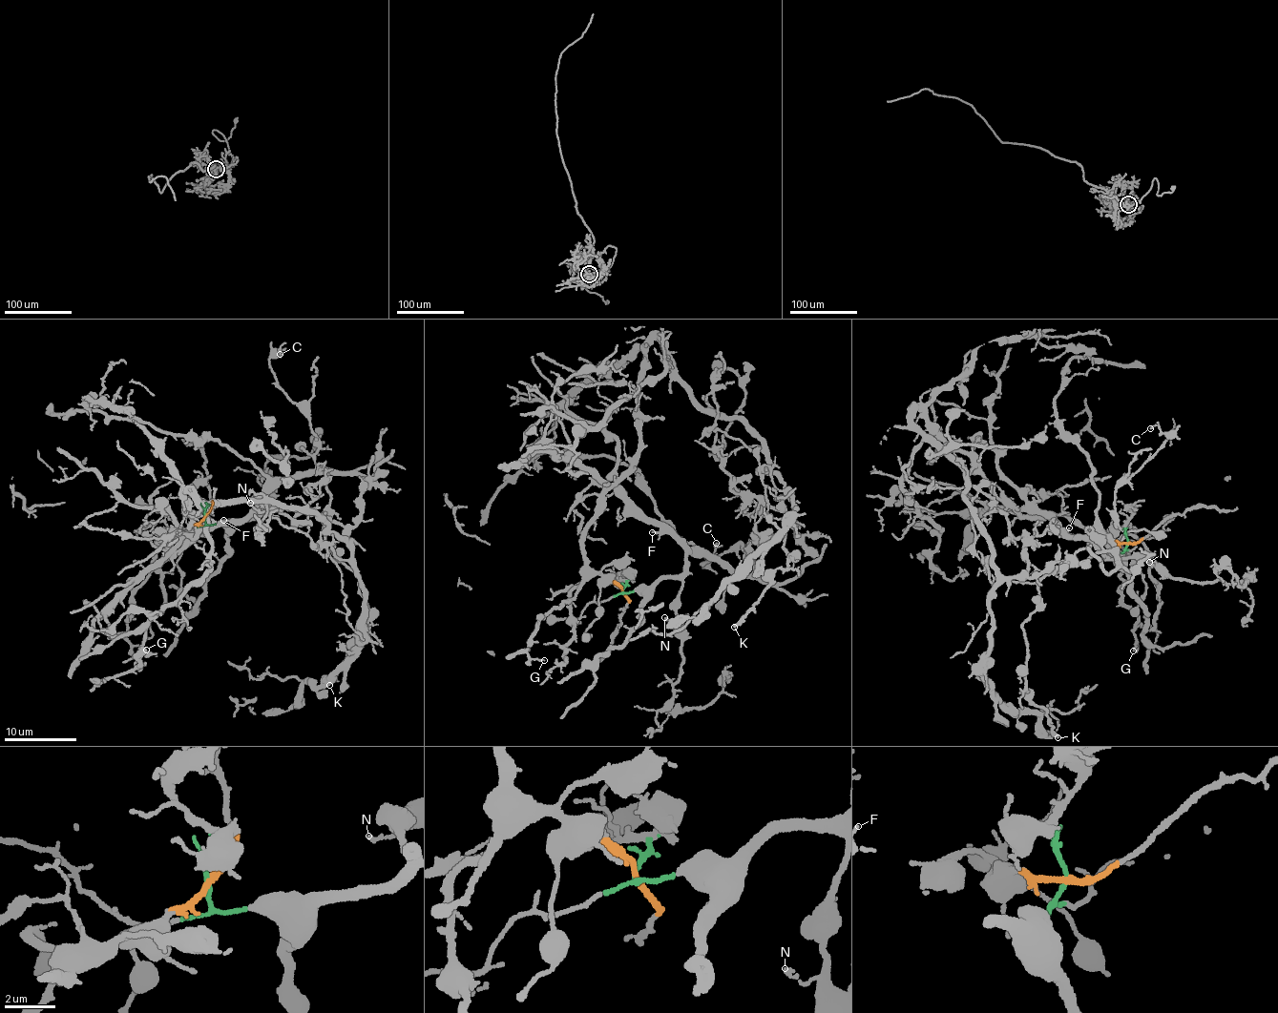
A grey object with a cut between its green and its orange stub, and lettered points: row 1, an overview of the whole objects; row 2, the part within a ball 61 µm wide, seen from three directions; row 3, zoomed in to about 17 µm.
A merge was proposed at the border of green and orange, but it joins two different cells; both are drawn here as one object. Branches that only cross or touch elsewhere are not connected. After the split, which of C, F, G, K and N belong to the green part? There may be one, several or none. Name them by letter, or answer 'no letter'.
C, F, K, N

